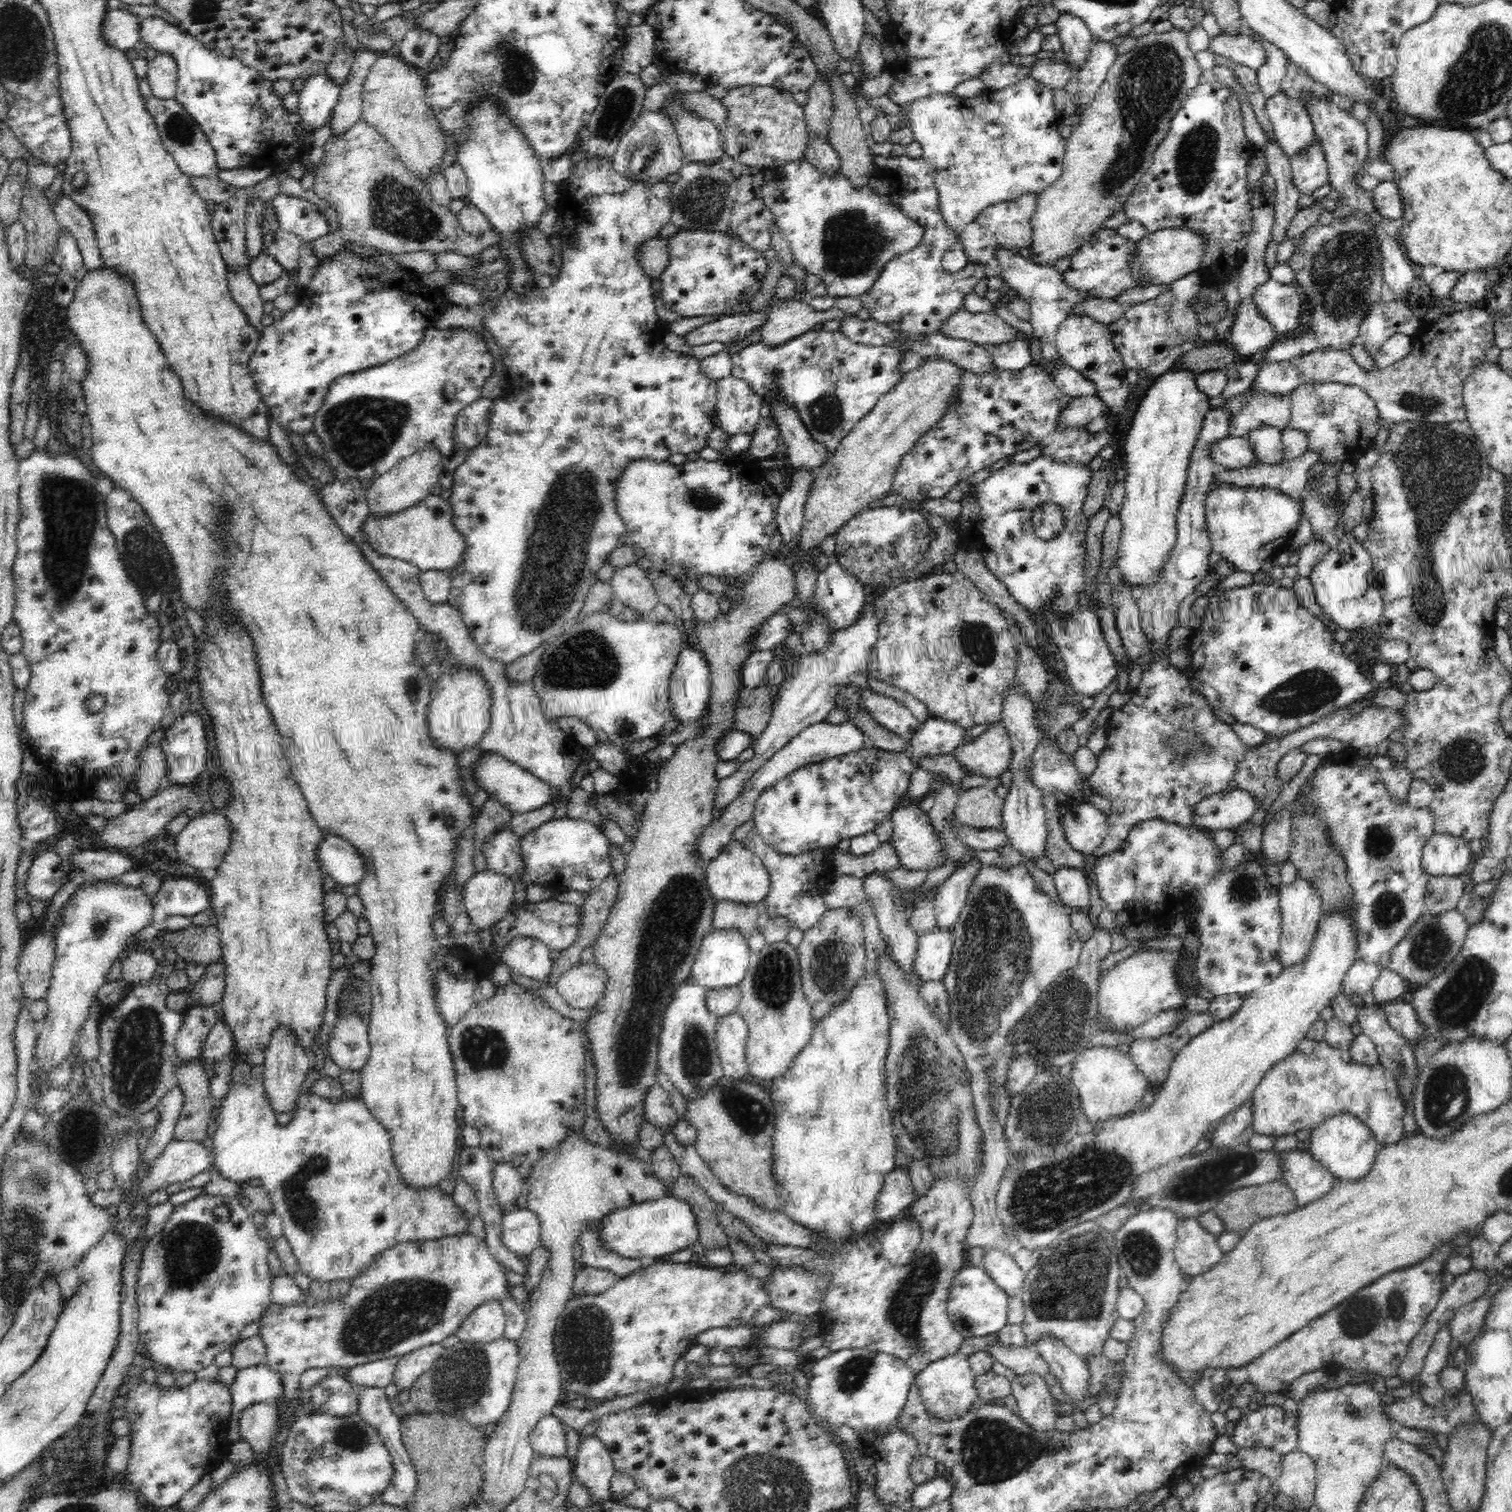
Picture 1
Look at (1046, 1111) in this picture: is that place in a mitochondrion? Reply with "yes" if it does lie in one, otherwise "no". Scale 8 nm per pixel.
yes

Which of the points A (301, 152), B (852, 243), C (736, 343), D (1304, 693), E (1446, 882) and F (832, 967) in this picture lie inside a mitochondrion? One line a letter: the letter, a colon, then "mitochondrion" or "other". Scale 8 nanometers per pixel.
A: other
B: mitochondrion
C: other
D: mitochondrion
E: other
F: mitochondrion

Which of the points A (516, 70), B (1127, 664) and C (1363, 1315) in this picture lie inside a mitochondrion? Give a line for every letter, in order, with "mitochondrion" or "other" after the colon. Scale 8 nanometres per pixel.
A: mitochondrion
B: other
C: mitochondrion

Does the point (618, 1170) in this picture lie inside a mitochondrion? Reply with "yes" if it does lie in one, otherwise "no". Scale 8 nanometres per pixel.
no

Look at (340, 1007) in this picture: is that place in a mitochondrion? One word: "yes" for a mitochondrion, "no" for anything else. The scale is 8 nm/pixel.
no

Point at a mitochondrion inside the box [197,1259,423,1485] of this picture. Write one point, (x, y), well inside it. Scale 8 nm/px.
(352, 1437)

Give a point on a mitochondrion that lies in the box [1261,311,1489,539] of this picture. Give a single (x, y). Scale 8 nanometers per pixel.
(1437, 464)

